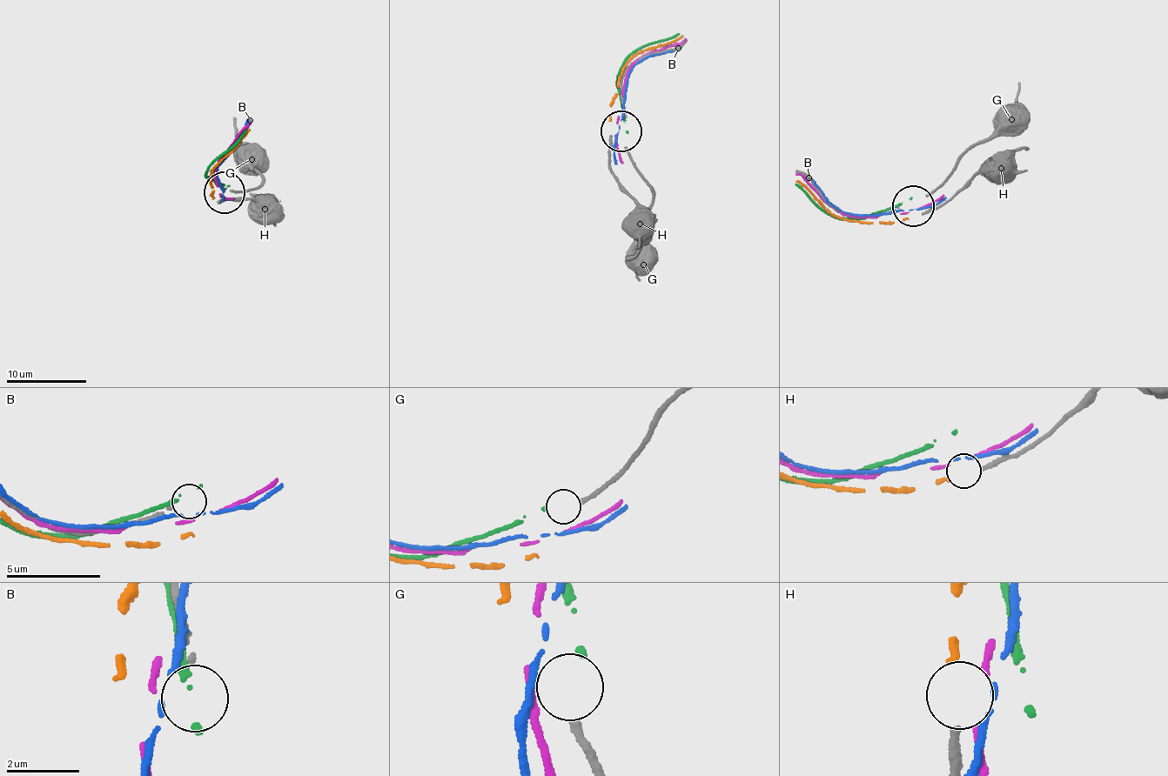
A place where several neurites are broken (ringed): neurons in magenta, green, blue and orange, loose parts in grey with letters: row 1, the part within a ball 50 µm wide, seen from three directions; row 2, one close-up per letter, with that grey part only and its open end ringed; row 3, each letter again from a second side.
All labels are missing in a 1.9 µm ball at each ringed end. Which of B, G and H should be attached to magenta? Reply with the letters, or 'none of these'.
none of these

